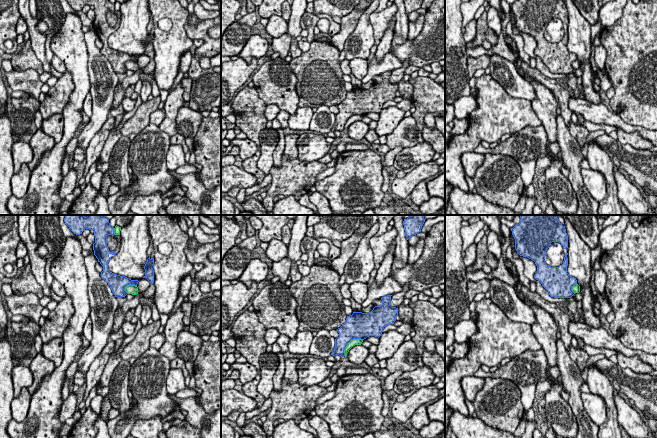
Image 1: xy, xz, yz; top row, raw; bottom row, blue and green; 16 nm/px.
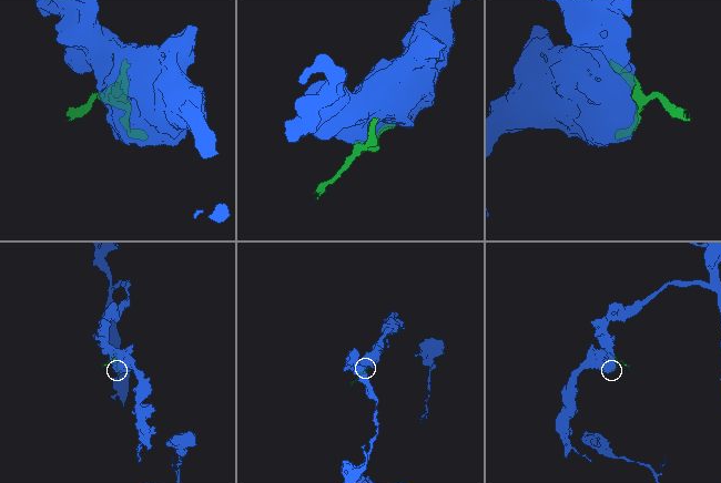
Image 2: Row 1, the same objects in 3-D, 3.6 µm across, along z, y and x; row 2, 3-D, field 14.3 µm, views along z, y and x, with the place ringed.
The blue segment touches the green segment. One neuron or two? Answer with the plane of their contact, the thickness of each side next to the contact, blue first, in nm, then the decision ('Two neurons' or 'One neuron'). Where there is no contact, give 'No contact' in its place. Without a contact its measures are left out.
Touches blue in xz. Thickness 380 nm (blue) against 100 nm. Two neurons

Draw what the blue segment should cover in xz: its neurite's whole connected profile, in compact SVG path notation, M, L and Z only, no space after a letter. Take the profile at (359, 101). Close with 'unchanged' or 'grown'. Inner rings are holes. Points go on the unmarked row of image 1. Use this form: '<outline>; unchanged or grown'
M391 72L382 73L382 81L375 82L369 89L353 88L347 92L345 99L337 105L339 112L335 115L331 131L344 133L344 126L351 116L364 116L369 112L379 114L387 101L394 100L398 84L390 82Z; unchanged

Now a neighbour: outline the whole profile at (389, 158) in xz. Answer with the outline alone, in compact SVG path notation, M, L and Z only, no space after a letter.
M396 147L385 154L384 163L382 164L384 168L393 166L394 159L396 155L403 150L402 147Z

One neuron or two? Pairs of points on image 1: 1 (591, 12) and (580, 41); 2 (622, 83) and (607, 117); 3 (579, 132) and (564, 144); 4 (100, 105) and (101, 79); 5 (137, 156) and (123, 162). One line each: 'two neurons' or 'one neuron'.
1: two neurons
2: two neurons
3: two neurons
4: one neuron
5: two neurons

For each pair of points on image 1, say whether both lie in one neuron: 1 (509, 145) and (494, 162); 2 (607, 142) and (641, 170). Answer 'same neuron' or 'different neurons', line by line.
1: different neurons
2: same neuron

